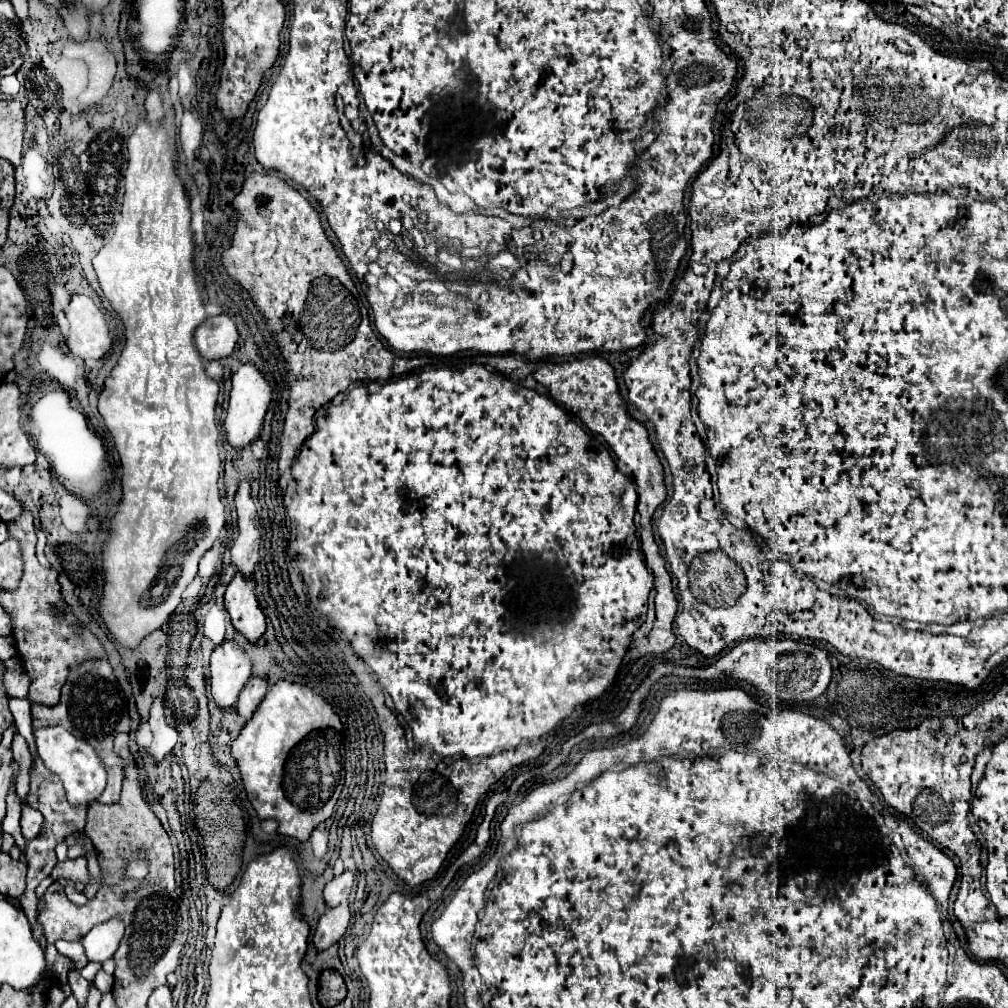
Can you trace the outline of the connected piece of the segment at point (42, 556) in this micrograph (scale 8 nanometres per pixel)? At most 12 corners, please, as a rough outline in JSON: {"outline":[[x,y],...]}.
{"outline":[[36,529],[36,556],[39,563],[46,567],[45,554],[47,538],[41,529]]}

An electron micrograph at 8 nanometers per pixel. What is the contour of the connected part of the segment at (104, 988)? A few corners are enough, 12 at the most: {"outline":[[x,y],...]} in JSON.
{"outline":[[99,970],[93,980],[102,993],[111,992],[114,977]]}

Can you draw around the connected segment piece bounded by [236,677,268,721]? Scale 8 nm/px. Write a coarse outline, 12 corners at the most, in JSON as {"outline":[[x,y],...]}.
{"outline":[[252,677],[240,691],[238,715],[248,721],[262,703],[266,681]]}

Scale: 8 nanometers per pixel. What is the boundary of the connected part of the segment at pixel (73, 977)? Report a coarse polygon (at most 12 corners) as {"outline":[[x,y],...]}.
{"outline":[[76,969],[68,973],[68,985],[78,1005],[84,1007],[88,985]]}

